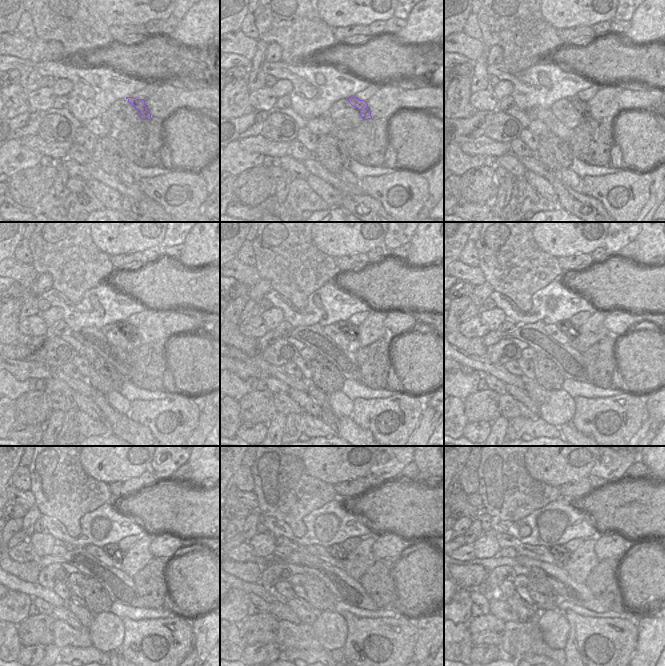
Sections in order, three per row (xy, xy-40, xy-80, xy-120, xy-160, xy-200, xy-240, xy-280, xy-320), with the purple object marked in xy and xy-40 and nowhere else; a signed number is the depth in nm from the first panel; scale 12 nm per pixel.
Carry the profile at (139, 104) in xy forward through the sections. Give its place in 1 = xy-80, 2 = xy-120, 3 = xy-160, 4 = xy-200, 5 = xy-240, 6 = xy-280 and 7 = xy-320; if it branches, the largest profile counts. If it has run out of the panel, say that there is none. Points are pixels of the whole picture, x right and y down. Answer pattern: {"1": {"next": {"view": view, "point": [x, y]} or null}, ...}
{"1": {"next": {"view": "xy-80", "point": [578, 104]}}, "2": {"next": {"view": "xy-120", "point": [125, 326]}}, "3": {"next": {"view": "xy-160", "point": [345, 326]}}, "4": {"next": {"view": "xy-200", "point": [564, 325]}}, "5": {"next": {"view": "xy-240", "point": [113, 550]}}, "6": {"next": {"view": "xy-280", "point": [337, 551]}}, "7": {"next": {"view": "xy-320", "point": [559, 552]}}}

